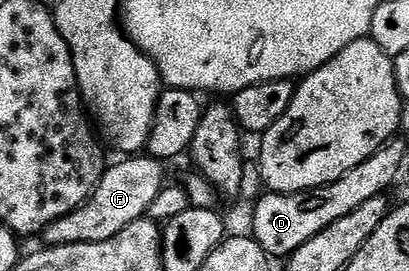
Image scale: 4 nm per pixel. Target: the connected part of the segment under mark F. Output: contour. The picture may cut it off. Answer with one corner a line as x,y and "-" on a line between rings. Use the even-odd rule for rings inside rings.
127,156
116,164
108,165
97,188
81,208
69,212
69,216
53,220
42,232
41,238
47,246
69,244
97,244
101,240
113,240
121,228
129,228
137,219
144,217
153,204
157,192
165,185
164,163
150,156
-
144,157
144,158
143,158

